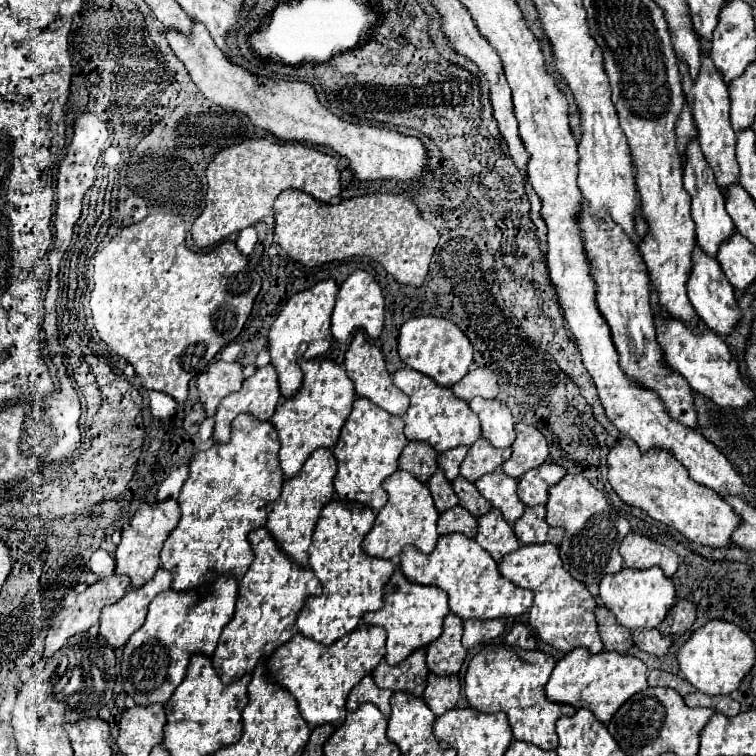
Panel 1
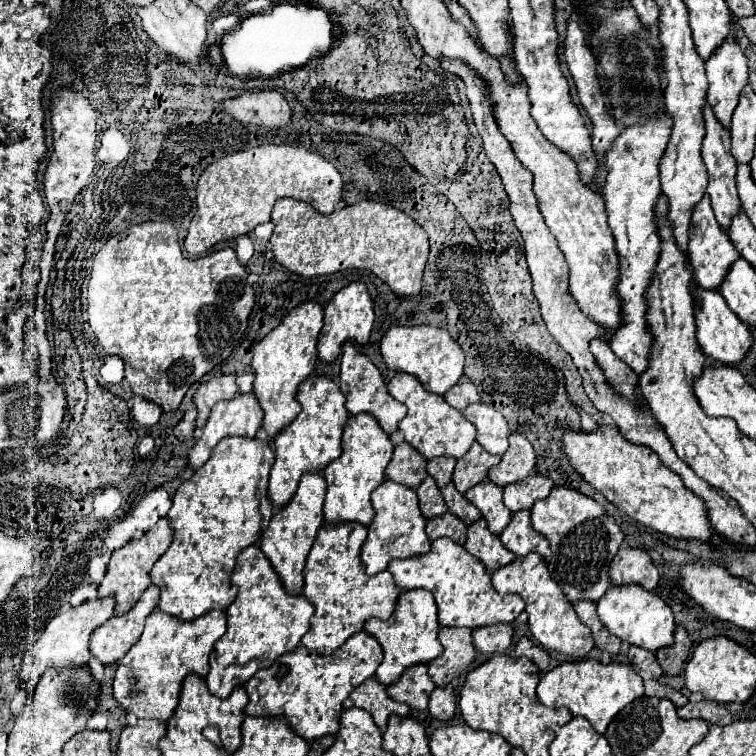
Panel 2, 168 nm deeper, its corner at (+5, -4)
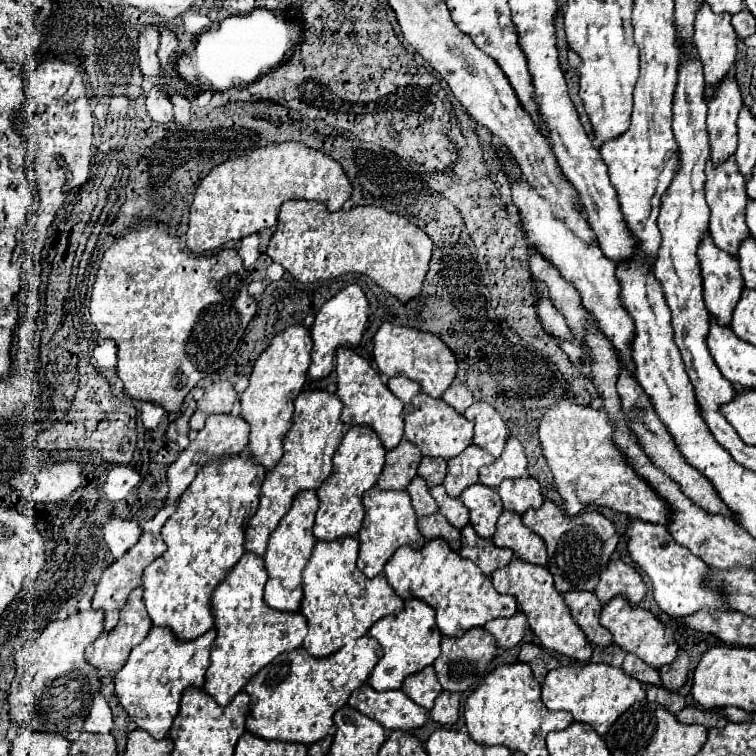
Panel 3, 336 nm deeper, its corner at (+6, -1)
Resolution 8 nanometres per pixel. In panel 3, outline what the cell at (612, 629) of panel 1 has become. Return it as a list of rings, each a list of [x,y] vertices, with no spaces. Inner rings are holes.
[[[572,590],[564,594],[564,600],[572,612],[572,618],[580,624],[584,634],[594,646],[610,646],[612,644],[612,634],[600,624],[600,610],[602,604],[596,600],[594,592],[580,592]]]

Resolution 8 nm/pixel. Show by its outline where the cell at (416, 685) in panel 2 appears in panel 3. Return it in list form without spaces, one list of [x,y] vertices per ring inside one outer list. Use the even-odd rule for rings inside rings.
[[[432,666],[422,668],[420,672],[408,676],[402,684],[402,692],[412,698],[424,710],[432,710],[436,696],[442,692],[442,686],[432,670]]]

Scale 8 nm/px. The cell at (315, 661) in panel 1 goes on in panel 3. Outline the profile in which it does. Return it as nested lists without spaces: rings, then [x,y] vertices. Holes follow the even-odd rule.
[[[372,636],[356,638],[328,658],[314,658],[304,648],[276,656],[244,688],[250,694],[252,706],[246,718],[246,730],[266,740],[288,740],[306,746],[334,734],[334,712],[368,680],[380,656],[382,648]]]

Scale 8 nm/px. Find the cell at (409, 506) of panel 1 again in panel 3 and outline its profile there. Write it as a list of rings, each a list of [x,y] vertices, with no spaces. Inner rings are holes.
[[[374,486],[364,494],[362,502],[366,508],[366,516],[364,516],[362,528],[358,532],[358,542],[360,542],[358,568],[368,578],[374,578],[384,570],[384,564],[400,546],[408,544],[412,548],[422,548],[424,536],[418,532],[416,514],[414,514],[414,508],[412,508],[412,502],[410,502],[406,490],[394,492],[394,490],[380,490],[378,486]]]

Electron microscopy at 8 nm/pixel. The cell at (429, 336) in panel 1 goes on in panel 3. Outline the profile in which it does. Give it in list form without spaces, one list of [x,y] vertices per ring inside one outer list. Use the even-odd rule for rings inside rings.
[[[382,324],[374,336],[374,350],[378,370],[384,376],[406,376],[410,380],[416,380],[422,386],[422,390],[432,398],[440,398],[456,378],[458,362],[454,352],[444,344],[442,338],[438,338],[432,332],[422,332],[396,324]]]

